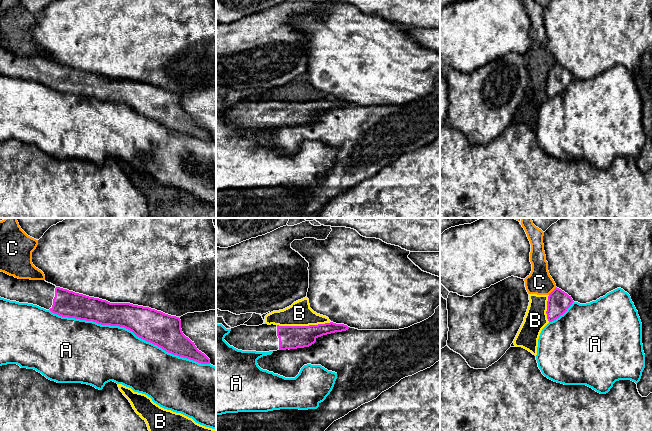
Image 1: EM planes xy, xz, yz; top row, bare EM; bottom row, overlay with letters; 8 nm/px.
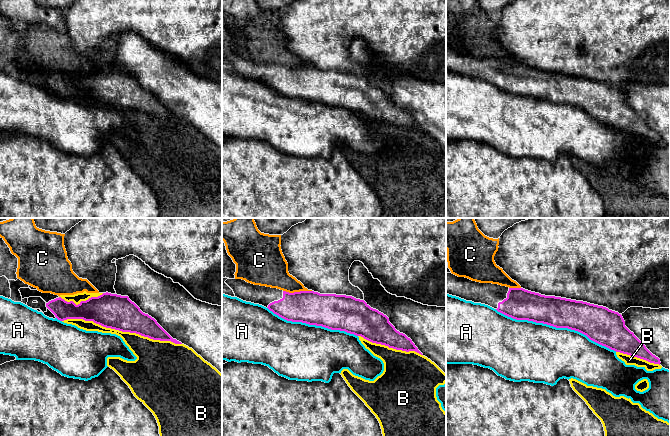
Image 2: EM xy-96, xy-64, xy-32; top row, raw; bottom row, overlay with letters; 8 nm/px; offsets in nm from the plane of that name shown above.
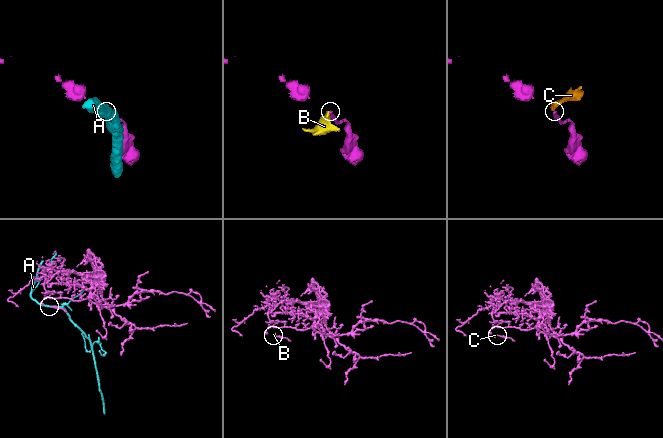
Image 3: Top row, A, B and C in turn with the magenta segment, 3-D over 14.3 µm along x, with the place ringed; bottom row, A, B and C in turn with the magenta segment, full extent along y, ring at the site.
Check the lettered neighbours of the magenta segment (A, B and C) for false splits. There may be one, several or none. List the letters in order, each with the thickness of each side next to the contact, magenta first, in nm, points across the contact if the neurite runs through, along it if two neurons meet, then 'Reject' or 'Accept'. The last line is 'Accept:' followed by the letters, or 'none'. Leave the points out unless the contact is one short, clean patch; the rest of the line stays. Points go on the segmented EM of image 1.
A: Thickness 260 nm (magenta) against 440 nm. Reject
B: Thickness 190 nm (magenta) against 190 nm. Reject
C: Thickness 180 nm (magenta) against 200 nm. Boundary: yz (556, 287), (548, 294). Reject
Accept: none

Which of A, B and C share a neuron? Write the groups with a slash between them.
A / B C

